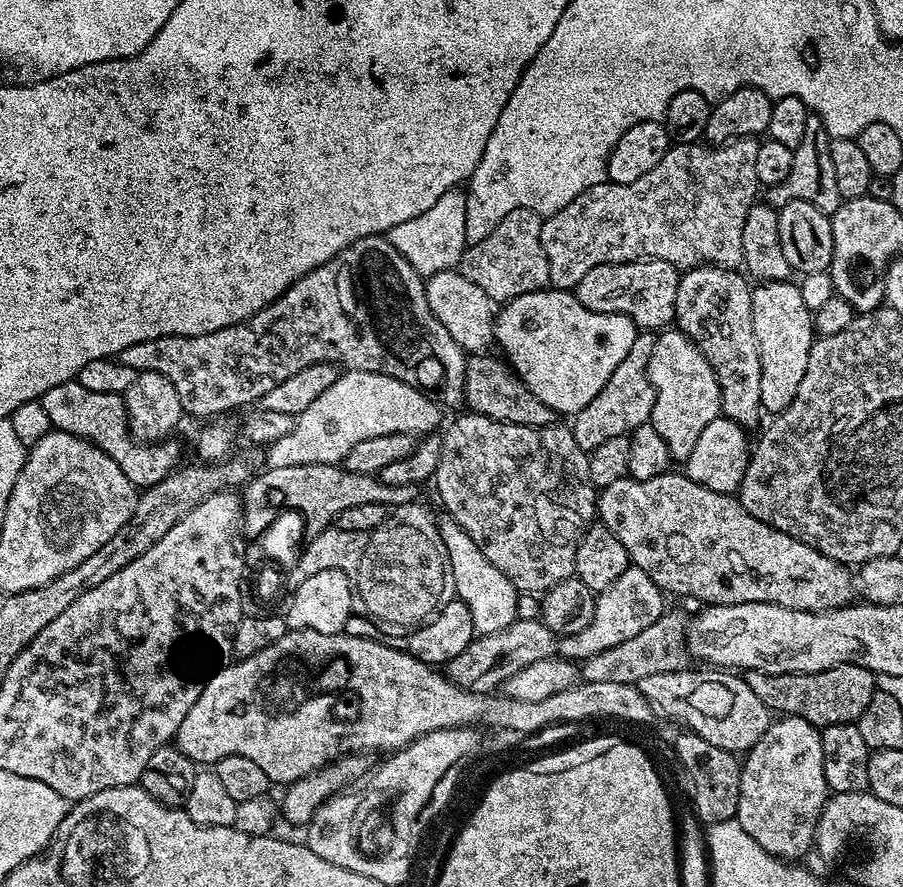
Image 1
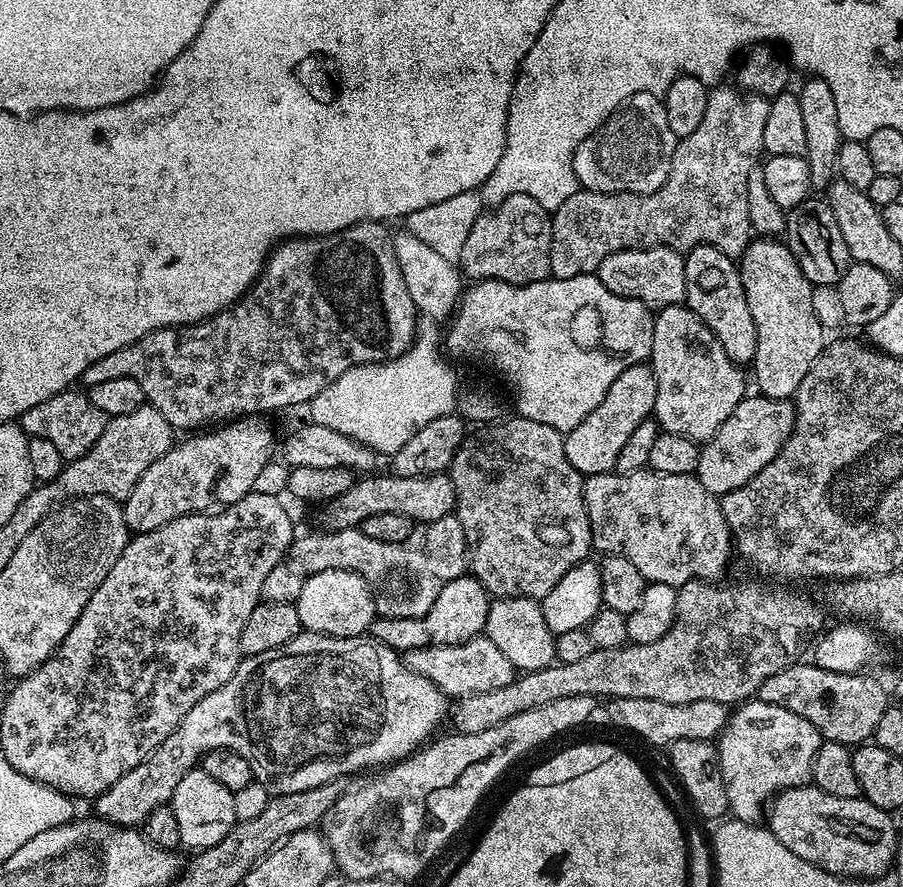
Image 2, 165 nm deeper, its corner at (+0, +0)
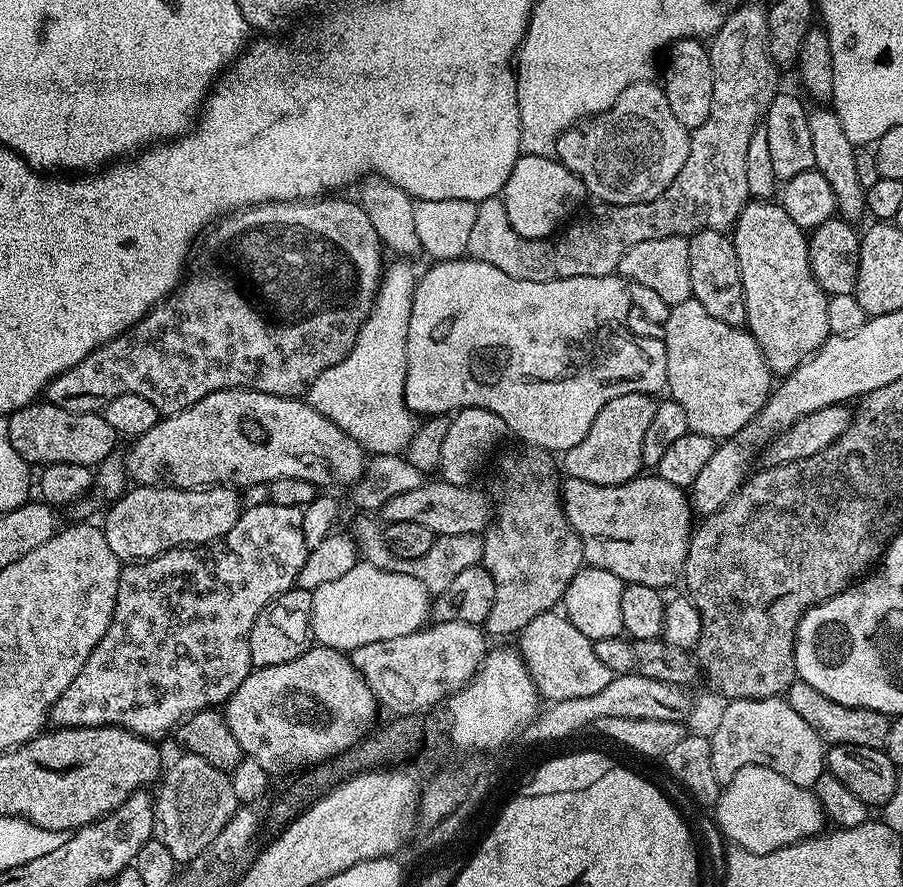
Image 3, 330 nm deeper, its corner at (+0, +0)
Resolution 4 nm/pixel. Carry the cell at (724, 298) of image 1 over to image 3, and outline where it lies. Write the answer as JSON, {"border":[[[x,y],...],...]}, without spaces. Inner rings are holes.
{"border":[[[706,230],[693,232],[687,237],[690,246],[690,286],[692,299],[706,306],[706,314],[714,314],[718,322],[743,325],[747,321],[746,298],[742,286],[742,274],[738,266],[732,237],[728,232]]]}

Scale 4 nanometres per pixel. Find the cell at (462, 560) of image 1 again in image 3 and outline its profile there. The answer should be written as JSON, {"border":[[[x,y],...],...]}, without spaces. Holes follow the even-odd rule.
{"border":[[[559,611],[540,612],[519,632],[518,651],[528,668],[537,692],[545,701],[555,702],[566,698],[590,698],[605,689],[614,673],[594,654],[593,640],[582,634]]]}

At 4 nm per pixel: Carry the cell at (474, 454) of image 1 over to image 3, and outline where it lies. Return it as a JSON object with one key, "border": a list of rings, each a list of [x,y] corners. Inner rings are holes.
{"border":[[[516,447],[520,448],[506,453],[496,468],[496,477],[492,480],[492,492],[490,491],[494,501],[494,515],[482,533],[482,566],[490,578],[494,578],[494,606],[490,606],[490,614],[482,625],[489,637],[515,637],[540,612],[553,611],[563,601],[571,579],[585,566],[582,542],[568,525],[561,508],[562,476],[557,461],[556,464],[552,461],[555,460],[553,453],[545,448]]]}

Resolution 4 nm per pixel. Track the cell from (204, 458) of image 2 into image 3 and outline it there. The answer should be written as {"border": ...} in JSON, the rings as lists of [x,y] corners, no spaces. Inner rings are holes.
{"border":[[[132,486],[109,508],[102,521],[104,537],[121,562],[149,560],[171,548],[207,546],[230,534],[242,511],[241,493],[232,486],[205,486],[199,490]]]}

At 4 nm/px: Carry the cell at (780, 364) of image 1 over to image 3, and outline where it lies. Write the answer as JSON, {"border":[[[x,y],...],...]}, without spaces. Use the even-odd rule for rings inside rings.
{"border":[[[755,198],[749,199],[742,214],[738,214],[738,222],[735,228],[731,229],[730,235],[742,274],[748,315],[747,331],[751,332],[758,342],[768,369],[777,377],[783,378],[792,373],[803,360],[814,355],[830,335],[826,322],[828,296],[820,289],[810,270],[808,236],[805,229],[790,219],[790,214],[786,214],[780,203]]]}

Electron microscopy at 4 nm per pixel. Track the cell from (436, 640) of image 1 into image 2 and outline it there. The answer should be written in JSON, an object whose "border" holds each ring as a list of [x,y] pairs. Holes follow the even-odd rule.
{"border":[[[465,574],[454,578],[454,582],[446,582],[446,586],[442,586],[438,598],[434,598],[434,606],[430,606],[426,614],[418,618],[397,620],[376,618],[370,627],[370,636],[379,644],[385,644],[387,648],[397,649],[401,653],[439,644],[461,644],[483,633],[491,605],[492,600],[482,582],[478,582],[474,575]]]}

